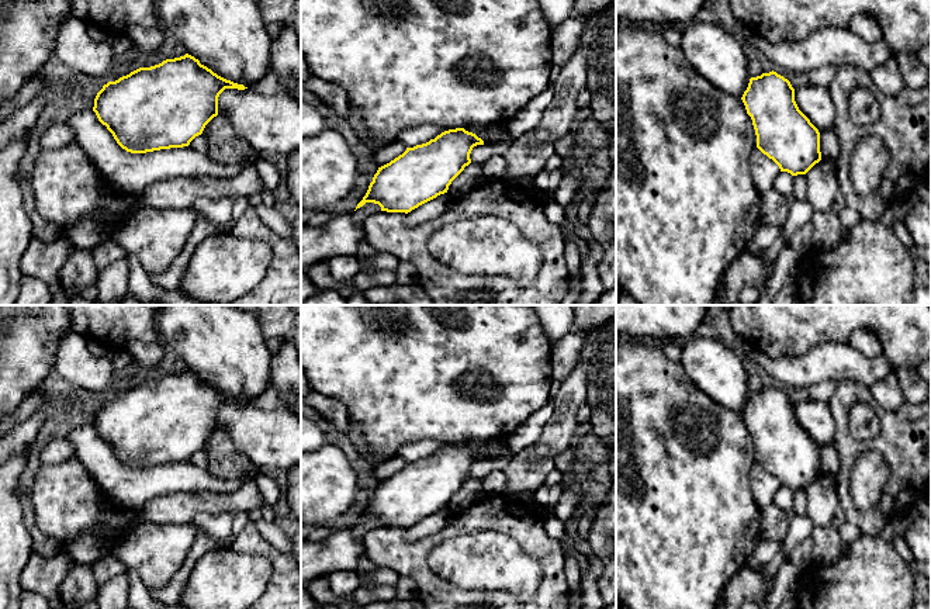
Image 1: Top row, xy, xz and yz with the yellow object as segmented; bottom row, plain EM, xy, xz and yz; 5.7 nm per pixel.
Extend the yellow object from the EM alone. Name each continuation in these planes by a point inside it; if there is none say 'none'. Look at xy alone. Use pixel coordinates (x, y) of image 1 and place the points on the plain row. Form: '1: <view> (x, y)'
none

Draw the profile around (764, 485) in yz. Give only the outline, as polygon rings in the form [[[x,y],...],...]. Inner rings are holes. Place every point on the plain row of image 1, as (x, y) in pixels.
[[[757,461],[750,470],[750,488],[759,509],[772,505],[773,496],[779,489],[779,481],[764,470]]]

